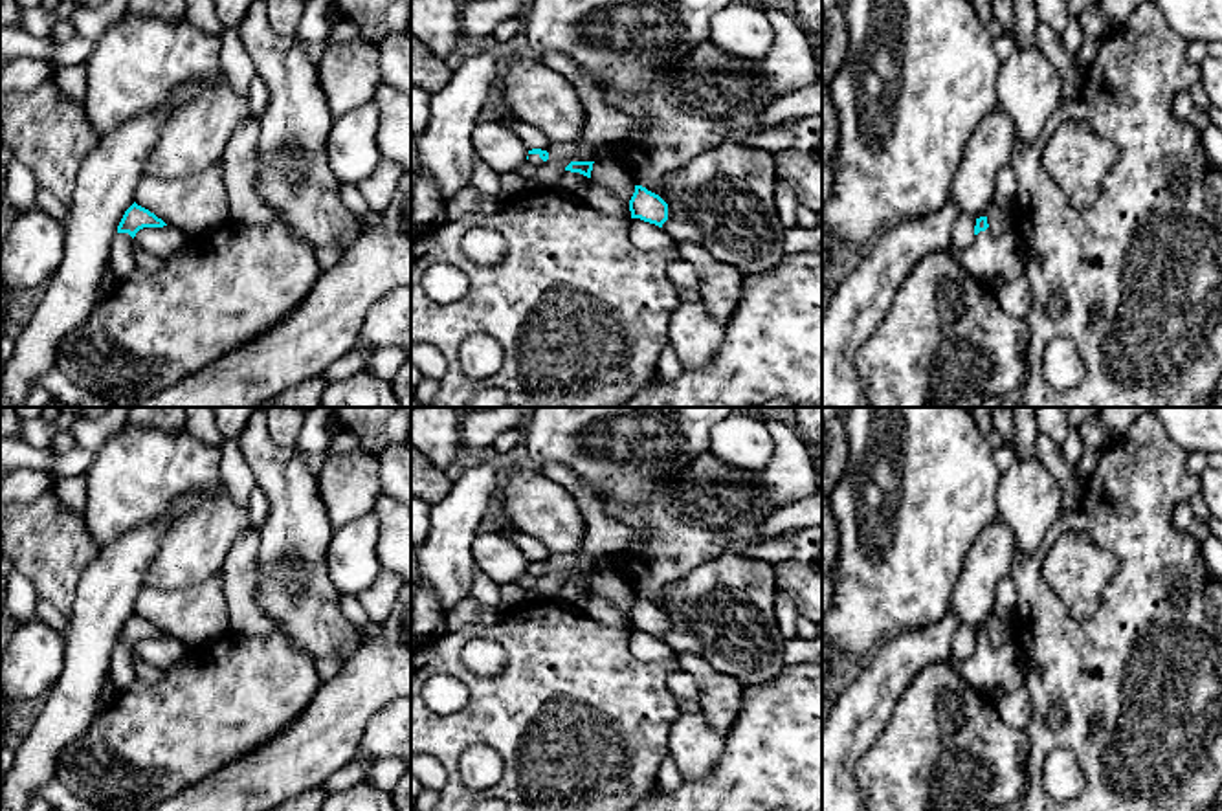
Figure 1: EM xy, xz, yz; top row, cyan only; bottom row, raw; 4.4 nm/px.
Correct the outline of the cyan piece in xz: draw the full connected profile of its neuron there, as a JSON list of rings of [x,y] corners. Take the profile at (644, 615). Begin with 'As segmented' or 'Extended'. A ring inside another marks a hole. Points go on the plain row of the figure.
As segmented. [[[635,596],[635,604],[629,611],[629,622],[631,629],[640,629],[659,639],[668,631],[668,615],[642,596]]]

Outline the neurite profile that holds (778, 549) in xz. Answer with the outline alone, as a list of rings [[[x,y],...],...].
[[[783,534],[783,536],[761,541],[758,545],[752,545],[738,554],[754,558],[754,560],[765,560],[774,565],[793,556],[793,541]]]

